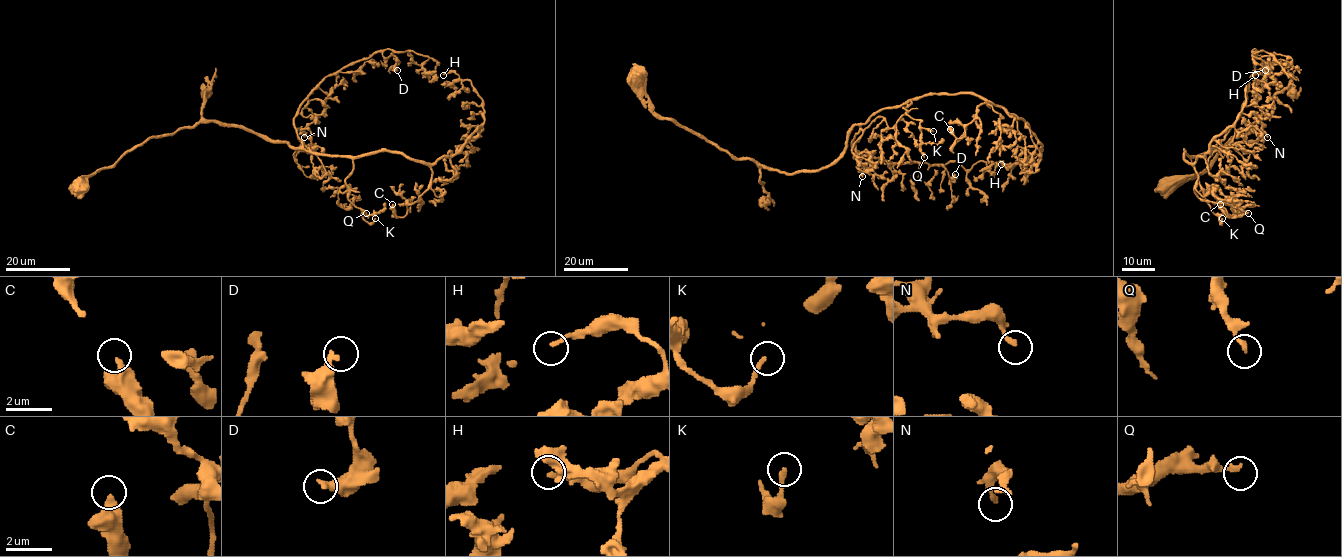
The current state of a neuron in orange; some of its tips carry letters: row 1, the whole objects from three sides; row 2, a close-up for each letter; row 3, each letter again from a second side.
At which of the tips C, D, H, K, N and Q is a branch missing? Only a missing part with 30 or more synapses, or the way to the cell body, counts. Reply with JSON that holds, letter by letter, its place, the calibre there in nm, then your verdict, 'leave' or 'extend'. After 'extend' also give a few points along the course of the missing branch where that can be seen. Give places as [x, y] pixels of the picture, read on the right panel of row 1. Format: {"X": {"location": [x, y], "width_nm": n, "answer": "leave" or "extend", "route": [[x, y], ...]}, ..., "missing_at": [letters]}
{"C": {"location": [1220, 204], "width_nm": 400, "answer": "leave"}, "D": {"location": [1265, 70], "width_nm": 320, "answer": "leave"}, "H": {"location": [1255, 75], "width_nm": 190, "answer": "leave"}, "K": {"location": [1222, 218], "width_nm": 200, "answer": "extend", "route": [[1222, 218], [1222, 195]]}, "N": {"location": [1267, 137], "width_nm": 190, "answer": "leave"}, "Q": {"location": [1248, 213], "width_nm": 190, "answer": "leave"}, "missing_at": ["K"]}

